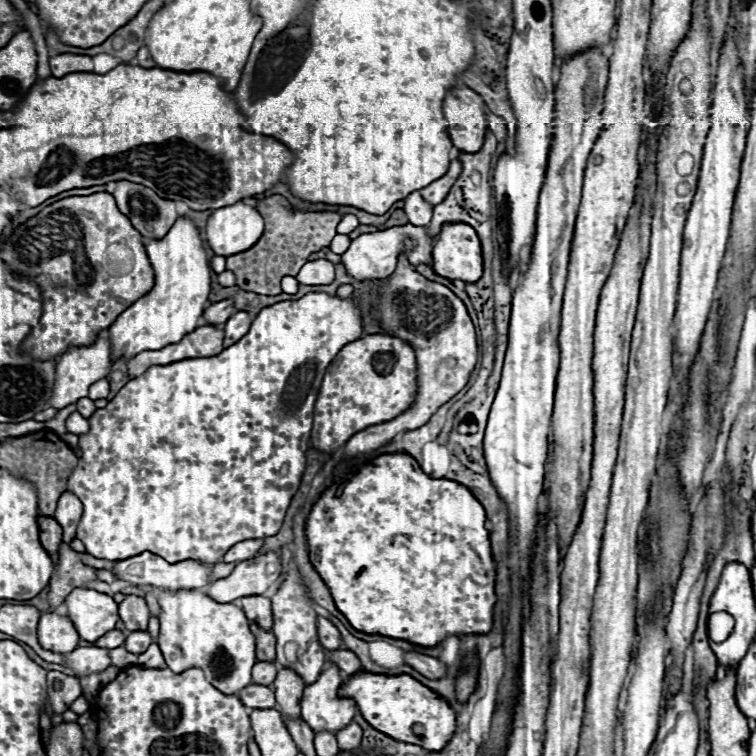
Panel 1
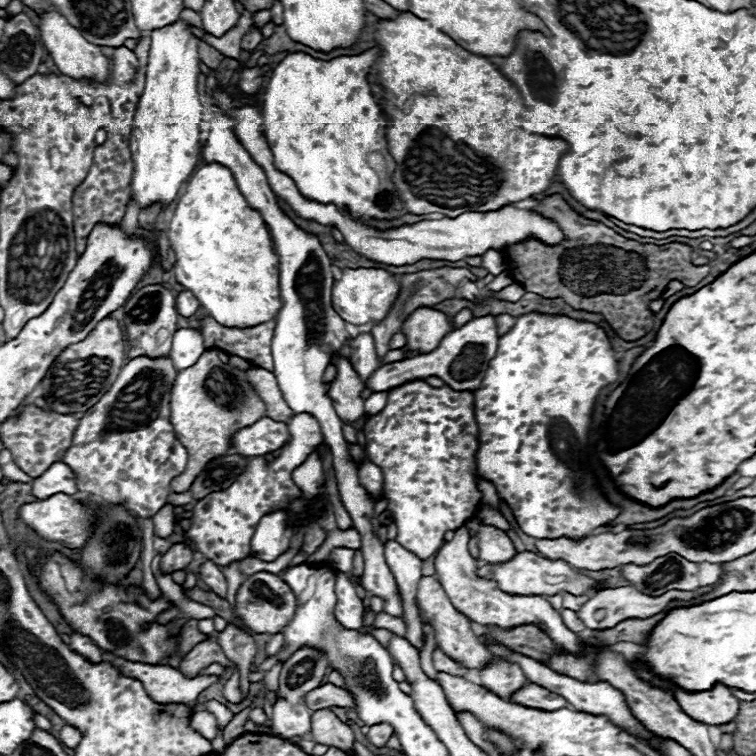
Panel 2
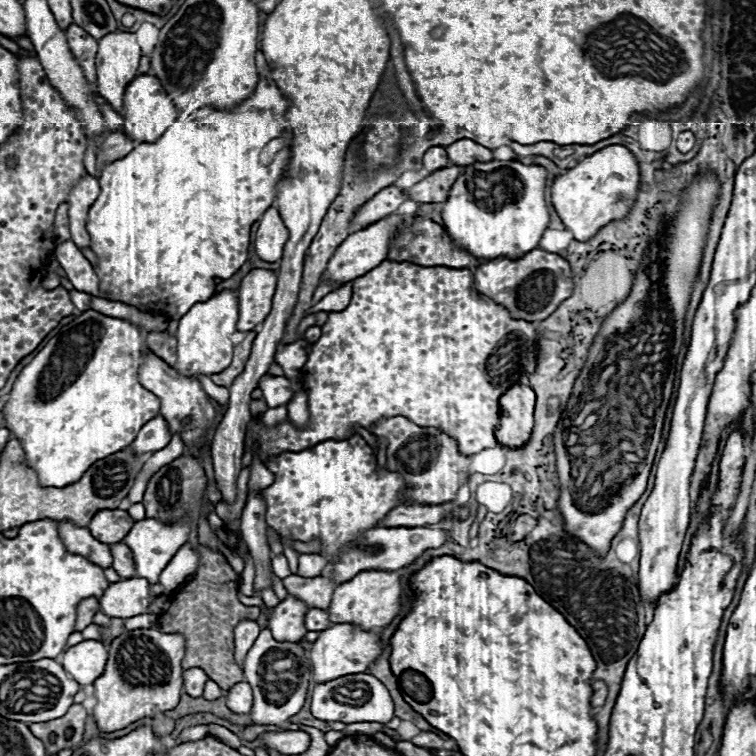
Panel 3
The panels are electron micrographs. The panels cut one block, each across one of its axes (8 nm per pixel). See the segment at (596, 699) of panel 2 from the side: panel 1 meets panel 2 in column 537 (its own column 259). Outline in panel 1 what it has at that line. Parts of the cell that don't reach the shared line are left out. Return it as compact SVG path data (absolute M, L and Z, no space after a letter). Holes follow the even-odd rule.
M256 662L254 670L252 670L252 682L268 686L274 682L276 672L278 672L278 668L274 662Z

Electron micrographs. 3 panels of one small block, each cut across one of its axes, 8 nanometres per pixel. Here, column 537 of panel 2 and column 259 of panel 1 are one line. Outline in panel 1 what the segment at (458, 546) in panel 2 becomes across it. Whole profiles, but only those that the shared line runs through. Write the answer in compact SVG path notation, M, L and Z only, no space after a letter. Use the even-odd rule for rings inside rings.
M246 596L246 598L242 598L242 608L244 608L246 618L250 622L256 622L264 630L270 630L270 626L272 626L270 598L266 598L266 596Z

